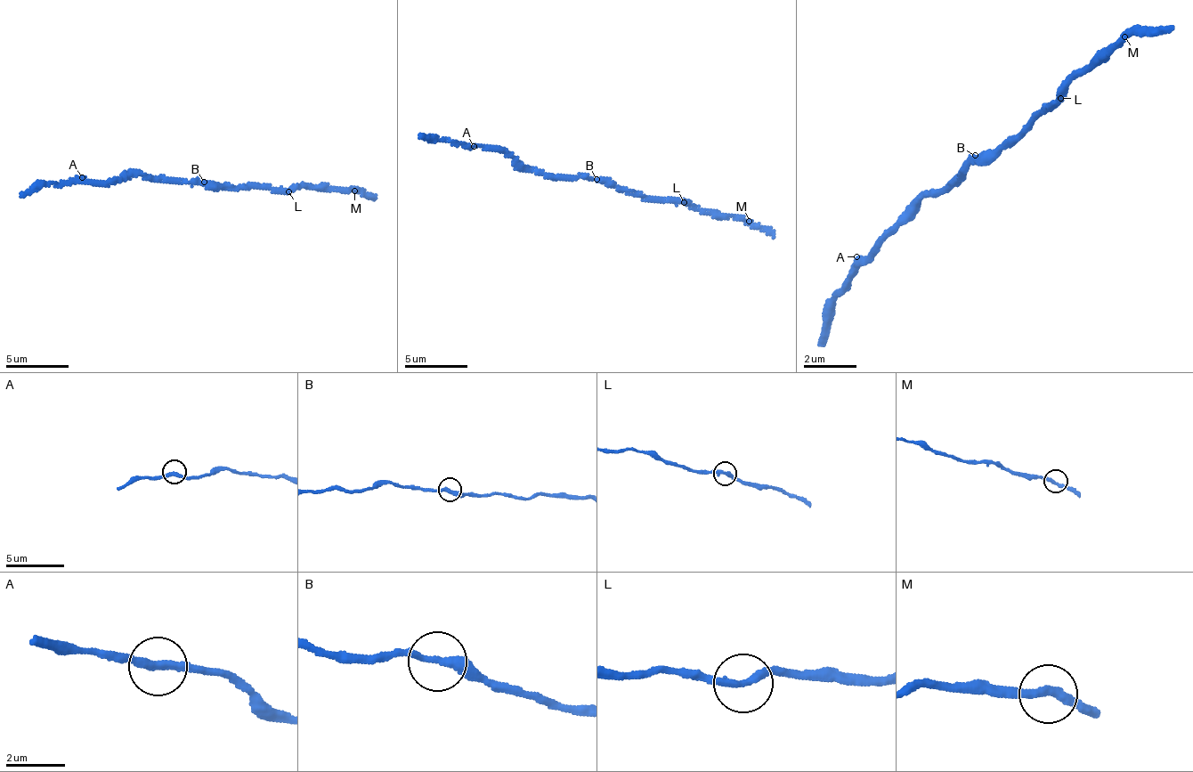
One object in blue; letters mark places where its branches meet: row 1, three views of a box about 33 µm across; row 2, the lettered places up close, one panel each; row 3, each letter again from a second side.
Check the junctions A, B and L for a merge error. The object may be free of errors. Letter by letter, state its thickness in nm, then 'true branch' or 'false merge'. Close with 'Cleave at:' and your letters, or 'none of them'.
A: 280 nm thick; true branch
B: 300 nm thick; true branch
L: 280 nm thick; true branch
Cleave at: none of them

